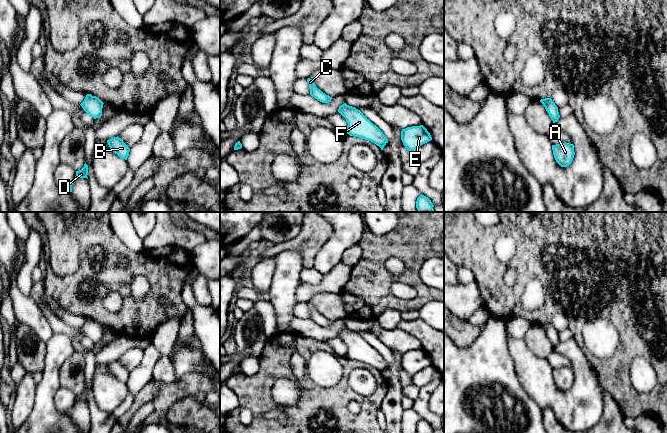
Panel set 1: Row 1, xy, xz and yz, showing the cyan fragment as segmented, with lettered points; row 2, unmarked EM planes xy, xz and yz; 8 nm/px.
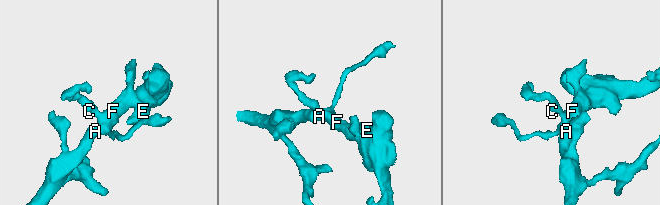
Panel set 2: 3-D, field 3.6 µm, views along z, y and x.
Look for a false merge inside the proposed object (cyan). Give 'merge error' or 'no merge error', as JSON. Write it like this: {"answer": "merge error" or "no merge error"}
{"answer": "no merge error"}

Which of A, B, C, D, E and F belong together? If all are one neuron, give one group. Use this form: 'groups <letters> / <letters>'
groups A B C D E F

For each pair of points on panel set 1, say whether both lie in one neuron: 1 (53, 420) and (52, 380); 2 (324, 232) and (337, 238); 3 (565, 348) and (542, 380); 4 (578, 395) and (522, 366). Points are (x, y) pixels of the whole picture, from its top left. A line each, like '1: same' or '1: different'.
1: same
2: different
3: same
4: same

